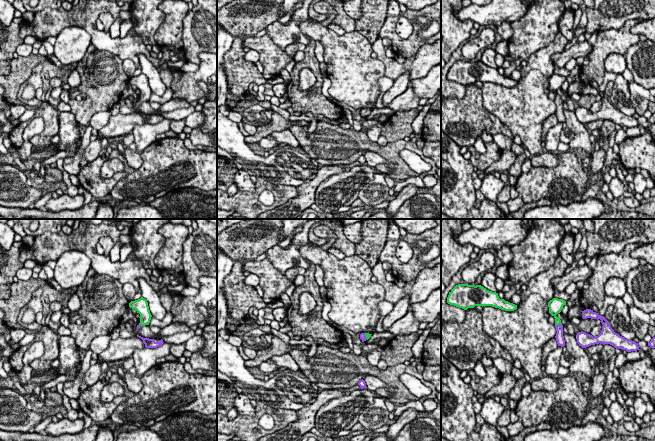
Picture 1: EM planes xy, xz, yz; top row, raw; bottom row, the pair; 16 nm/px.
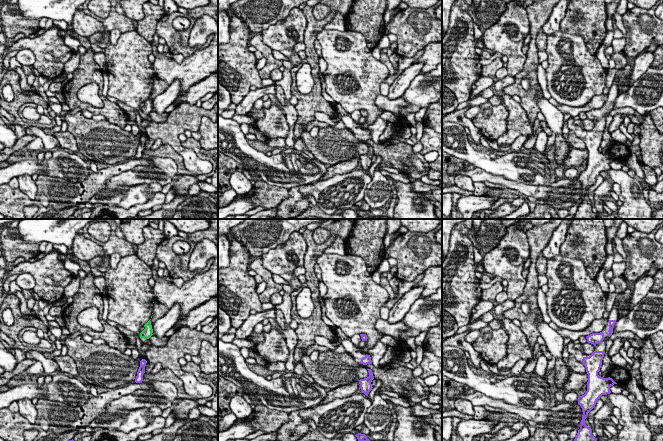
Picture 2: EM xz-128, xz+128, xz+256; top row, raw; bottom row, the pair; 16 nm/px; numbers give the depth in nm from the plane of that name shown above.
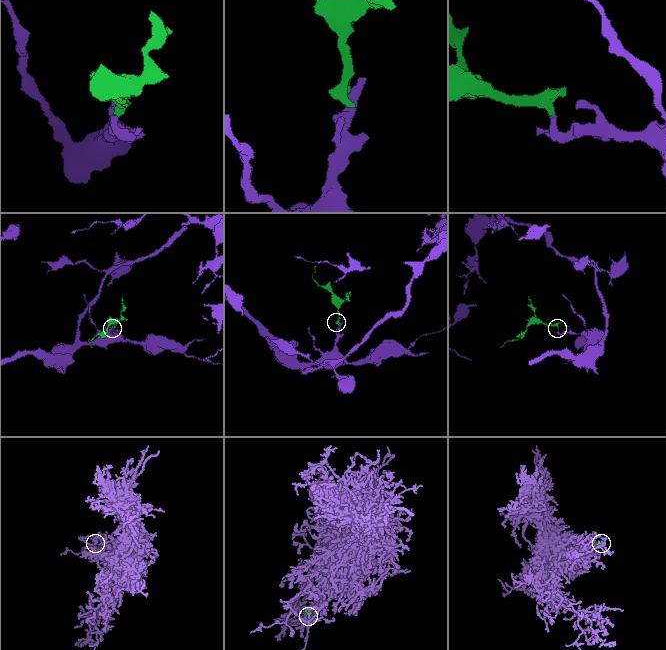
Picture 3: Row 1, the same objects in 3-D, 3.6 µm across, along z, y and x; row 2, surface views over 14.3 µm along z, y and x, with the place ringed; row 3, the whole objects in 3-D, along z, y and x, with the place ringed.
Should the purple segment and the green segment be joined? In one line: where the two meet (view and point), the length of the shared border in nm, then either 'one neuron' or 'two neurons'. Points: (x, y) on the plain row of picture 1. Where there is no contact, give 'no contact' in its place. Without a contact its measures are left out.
yz (559, 100) | 120 nm | one neuron

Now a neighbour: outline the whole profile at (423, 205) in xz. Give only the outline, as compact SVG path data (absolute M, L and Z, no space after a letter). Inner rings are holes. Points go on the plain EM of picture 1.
M421 191L407 199L392 219L441 219L441 207L430 191Z

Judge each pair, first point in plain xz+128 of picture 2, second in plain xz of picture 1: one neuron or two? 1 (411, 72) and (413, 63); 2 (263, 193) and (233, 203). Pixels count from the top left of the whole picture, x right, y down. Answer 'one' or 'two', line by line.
1: two
2: one

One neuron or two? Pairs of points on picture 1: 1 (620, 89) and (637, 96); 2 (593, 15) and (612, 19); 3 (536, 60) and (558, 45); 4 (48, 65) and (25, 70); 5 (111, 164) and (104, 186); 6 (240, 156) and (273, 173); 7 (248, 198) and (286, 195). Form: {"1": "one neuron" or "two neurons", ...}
{"1": "two neurons", "2": "one neuron", "3": "one neuron", "4": "one neuron", "5": "two neurons", "6": "one neuron", "7": "one neuron"}

